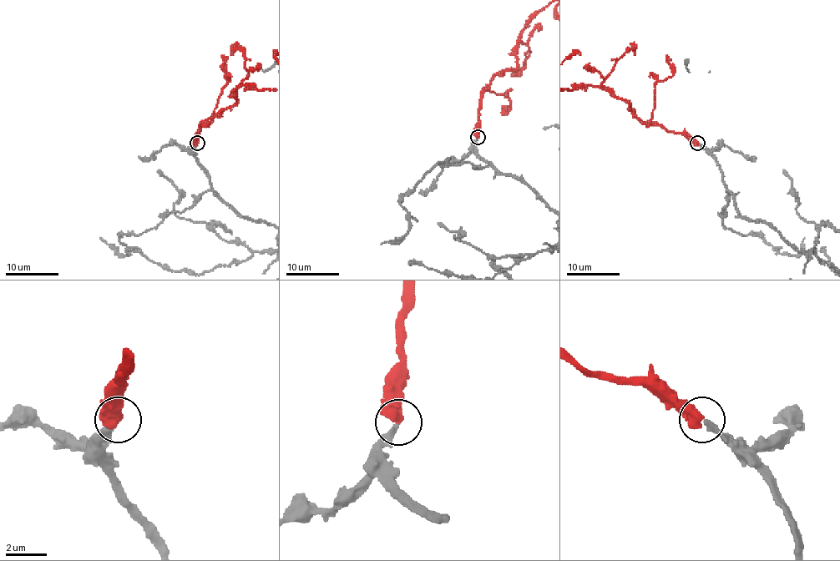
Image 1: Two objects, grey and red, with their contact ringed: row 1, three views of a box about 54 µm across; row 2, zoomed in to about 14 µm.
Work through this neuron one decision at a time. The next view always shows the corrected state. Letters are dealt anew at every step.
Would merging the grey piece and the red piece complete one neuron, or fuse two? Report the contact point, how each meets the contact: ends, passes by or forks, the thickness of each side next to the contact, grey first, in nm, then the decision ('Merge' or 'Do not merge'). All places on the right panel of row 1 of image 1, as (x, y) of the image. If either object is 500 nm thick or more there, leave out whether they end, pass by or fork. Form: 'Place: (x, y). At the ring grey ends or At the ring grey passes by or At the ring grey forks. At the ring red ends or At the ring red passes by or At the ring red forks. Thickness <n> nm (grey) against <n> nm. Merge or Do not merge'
Place: (697, 143). Thickness 280 nm (grey) against 650 nm. Merge

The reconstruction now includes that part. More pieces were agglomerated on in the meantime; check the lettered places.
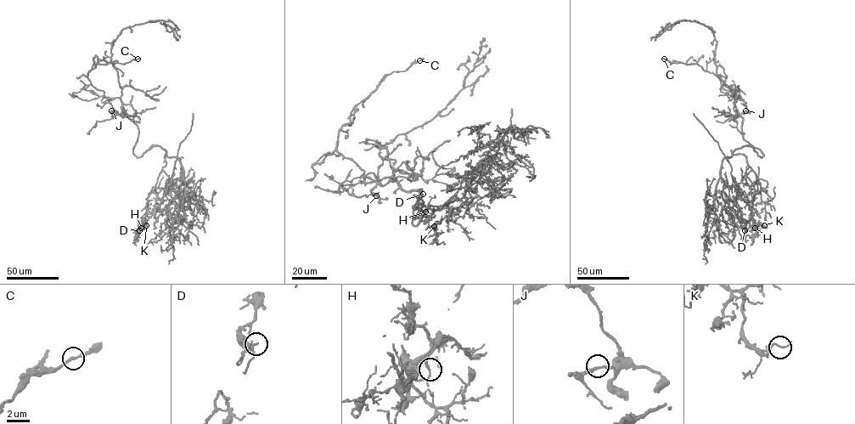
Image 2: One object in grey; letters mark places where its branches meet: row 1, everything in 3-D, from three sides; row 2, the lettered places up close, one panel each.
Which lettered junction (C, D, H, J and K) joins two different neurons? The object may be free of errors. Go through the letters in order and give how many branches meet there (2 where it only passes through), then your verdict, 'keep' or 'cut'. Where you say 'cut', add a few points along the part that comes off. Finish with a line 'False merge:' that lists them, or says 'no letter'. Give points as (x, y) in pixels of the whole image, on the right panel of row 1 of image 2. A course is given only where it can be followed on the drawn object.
C: branches 2; keep
D: branches 2; keep
H: branches 3; cut; course (755, 228), (747, 198), (732, 178), (730, 164), (718, 142), (693, 113)
J: branches 2; keep
K: branches 2; keep
False merge: H

